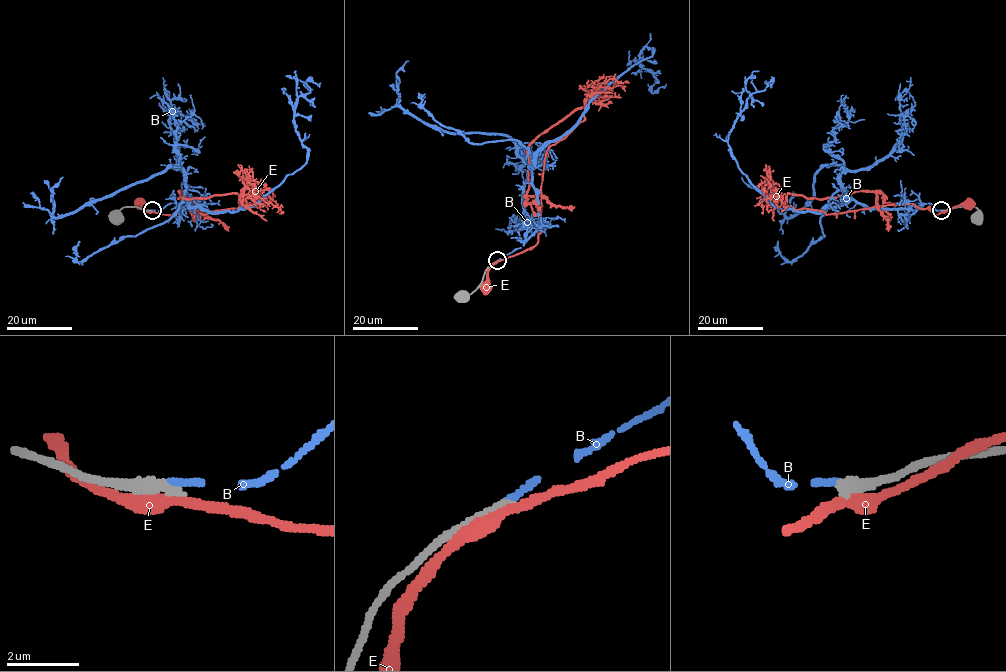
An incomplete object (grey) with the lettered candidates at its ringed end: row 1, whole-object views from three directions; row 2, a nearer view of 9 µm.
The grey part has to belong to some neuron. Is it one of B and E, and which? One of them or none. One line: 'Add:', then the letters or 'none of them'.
Add: B

